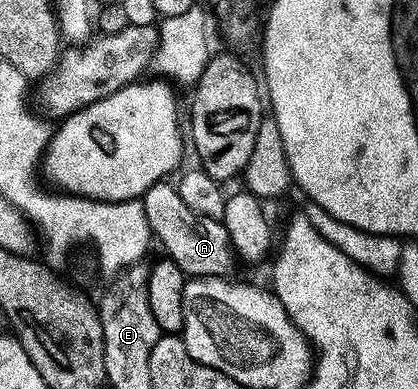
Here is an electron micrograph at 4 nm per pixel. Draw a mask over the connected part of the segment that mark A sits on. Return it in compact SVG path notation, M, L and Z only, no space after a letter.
M163 180L147 188L141 199L144 204L144 212L148 216L148 224L150 225L151 235L163 246L165 257L171 258L173 262L182 269L183 274L196 278L226 278L234 270L234 262L236 263L236 255L234 245L230 243L230 237L226 231L226 225L216 218L205 218L196 212L192 212L192 208L188 208L188 204L184 204L184 200L180 200L180 192L177 185L173 181Z

